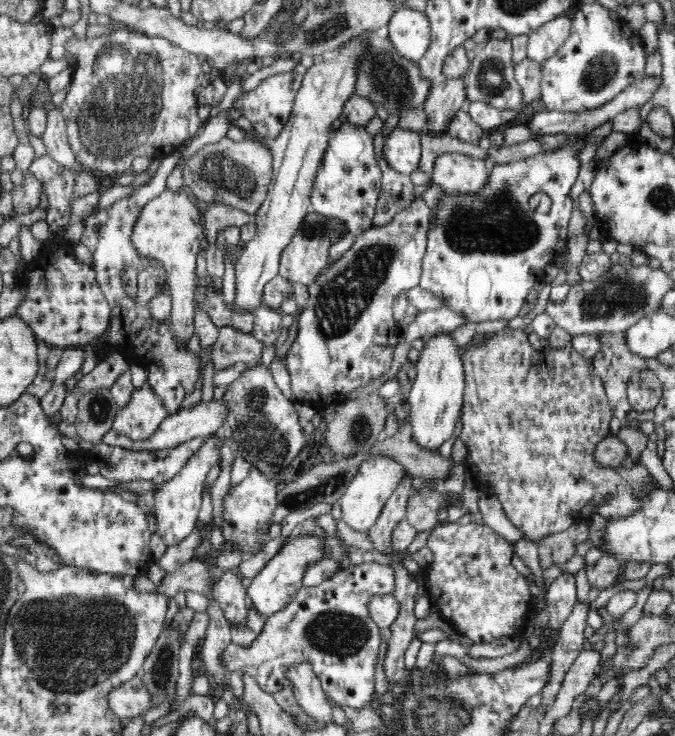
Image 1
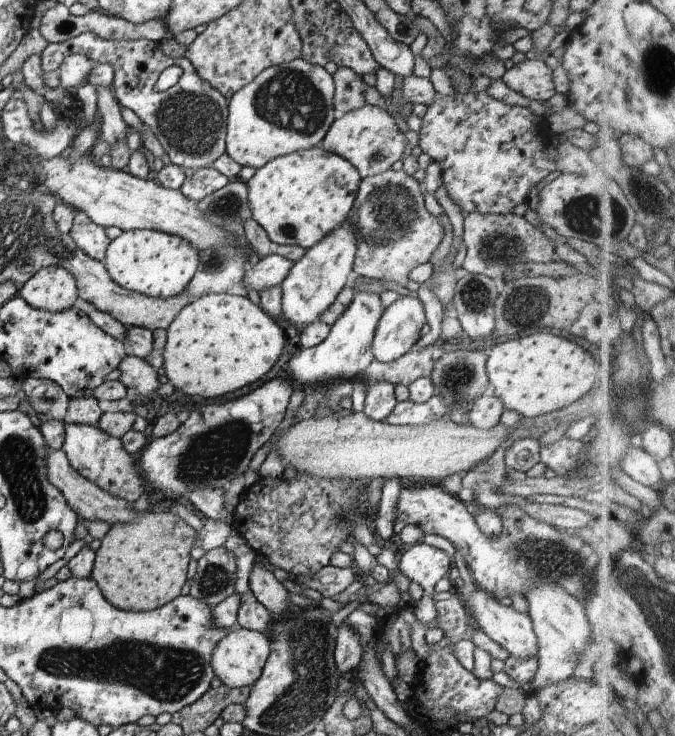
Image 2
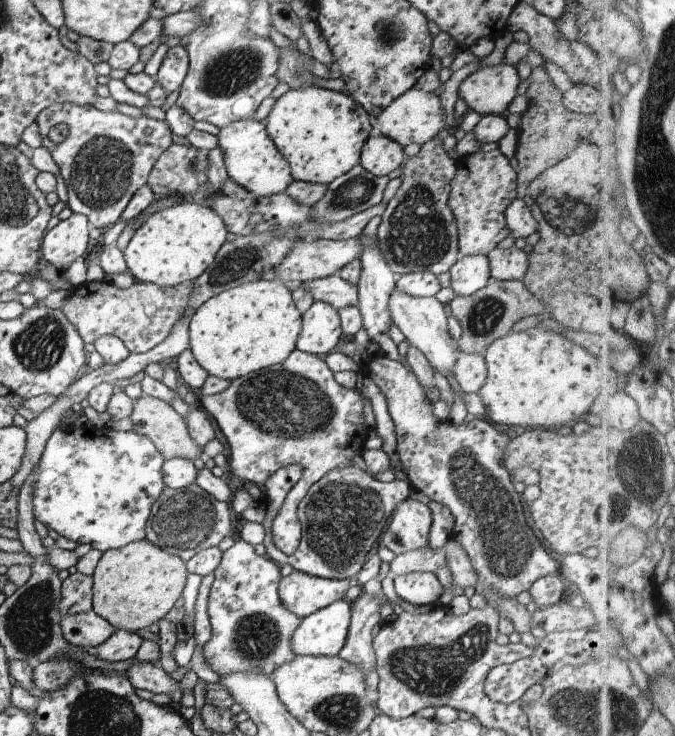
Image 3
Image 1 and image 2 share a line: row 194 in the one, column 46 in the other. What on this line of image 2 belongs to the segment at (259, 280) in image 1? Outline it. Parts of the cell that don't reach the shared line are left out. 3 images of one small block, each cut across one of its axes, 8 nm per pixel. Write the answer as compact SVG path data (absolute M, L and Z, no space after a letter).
M47 266L33 274L18 294L35 309L65 311L72 308L79 294L77 280L63 266Z

